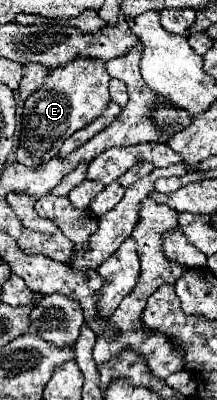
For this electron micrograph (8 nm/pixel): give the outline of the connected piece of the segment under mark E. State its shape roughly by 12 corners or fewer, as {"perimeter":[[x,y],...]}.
{"perimeter":[[100,60],[50,70],[24,104],[16,160],[38,166],[102,116]]}

